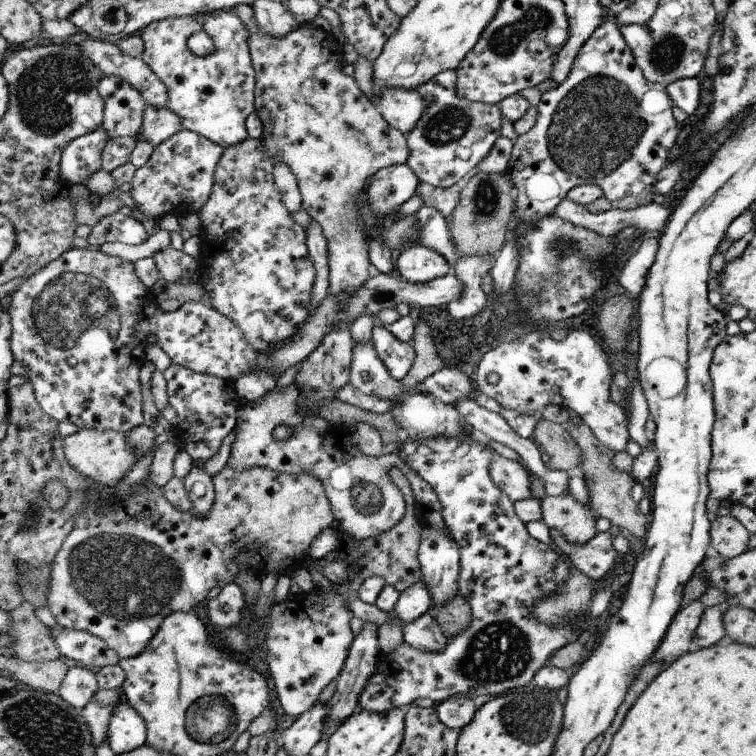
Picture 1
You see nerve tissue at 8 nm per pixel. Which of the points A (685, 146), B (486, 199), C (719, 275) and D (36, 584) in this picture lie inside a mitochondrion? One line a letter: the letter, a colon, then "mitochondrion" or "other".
A: other
B: mitochondrion
C: other
D: mitochondrion

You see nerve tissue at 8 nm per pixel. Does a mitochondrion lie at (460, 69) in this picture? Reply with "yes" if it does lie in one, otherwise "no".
no

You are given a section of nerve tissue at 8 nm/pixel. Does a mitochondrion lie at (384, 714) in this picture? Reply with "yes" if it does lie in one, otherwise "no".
no

